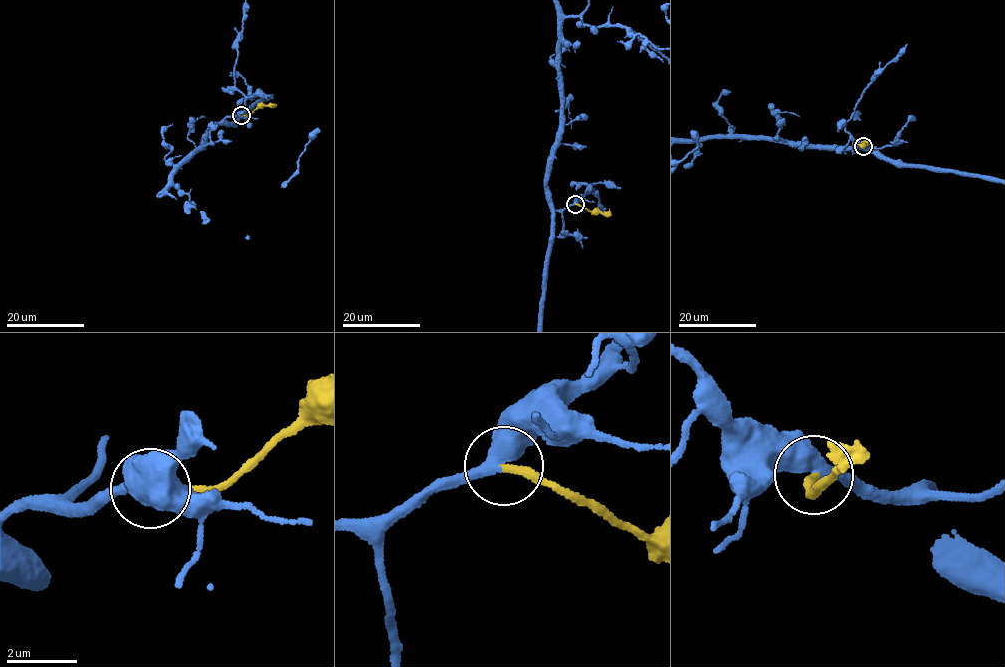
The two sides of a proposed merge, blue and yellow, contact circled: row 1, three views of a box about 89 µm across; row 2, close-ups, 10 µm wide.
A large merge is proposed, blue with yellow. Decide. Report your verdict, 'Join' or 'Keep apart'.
Join

